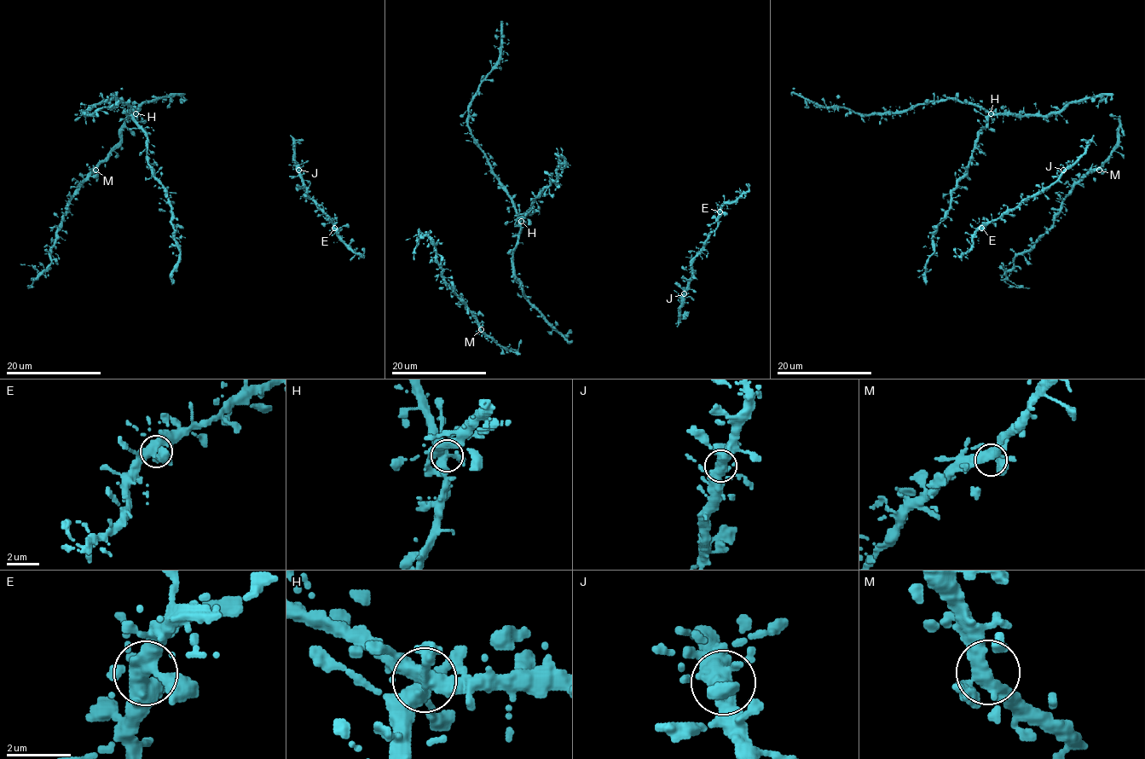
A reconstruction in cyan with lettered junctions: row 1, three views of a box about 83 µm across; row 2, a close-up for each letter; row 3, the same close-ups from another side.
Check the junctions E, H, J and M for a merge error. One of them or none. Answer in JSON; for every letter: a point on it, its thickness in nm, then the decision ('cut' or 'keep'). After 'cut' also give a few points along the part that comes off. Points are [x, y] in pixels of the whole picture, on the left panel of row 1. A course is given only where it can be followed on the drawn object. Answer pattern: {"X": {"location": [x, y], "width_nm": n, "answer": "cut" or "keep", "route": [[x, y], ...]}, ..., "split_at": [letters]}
{"E": {"location": [334, 228], "width_nm": 380, "answer": "keep"}, "H": {"location": [135, 113], "width_nm": 400, "answer": "cut", "route": [[135, 113], [133, 121], [147, 137], [149, 167], [164, 188], [170, 209], [174, 241], [180, 257], [171, 284]]}, "J": {"location": [298, 170], "width_nm": 360, "answer": "keep"}, "M": {"location": [95, 170], "width_nm": 400, "answer": "keep"}, "split_at": ["H"]}

